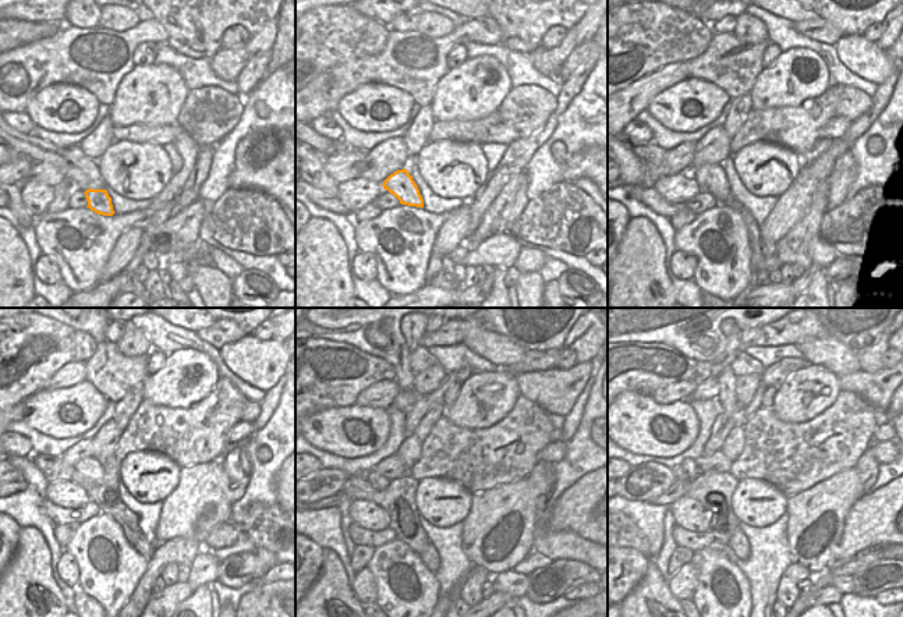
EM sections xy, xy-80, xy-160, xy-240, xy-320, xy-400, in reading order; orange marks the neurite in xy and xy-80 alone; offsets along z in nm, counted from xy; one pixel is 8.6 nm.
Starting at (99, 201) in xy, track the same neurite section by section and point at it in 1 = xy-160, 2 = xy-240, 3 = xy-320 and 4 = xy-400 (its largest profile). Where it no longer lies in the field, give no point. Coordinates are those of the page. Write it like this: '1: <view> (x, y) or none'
1: xy-160 (711, 178)
2: xy-240 (88, 474)
3: xy-320 (379, 481)
4: xy-400 (689, 470)

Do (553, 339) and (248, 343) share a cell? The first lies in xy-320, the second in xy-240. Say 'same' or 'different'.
different

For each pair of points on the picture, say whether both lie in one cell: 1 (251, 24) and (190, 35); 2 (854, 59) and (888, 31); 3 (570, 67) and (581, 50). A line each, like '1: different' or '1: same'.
1: same
2: same
3: same

